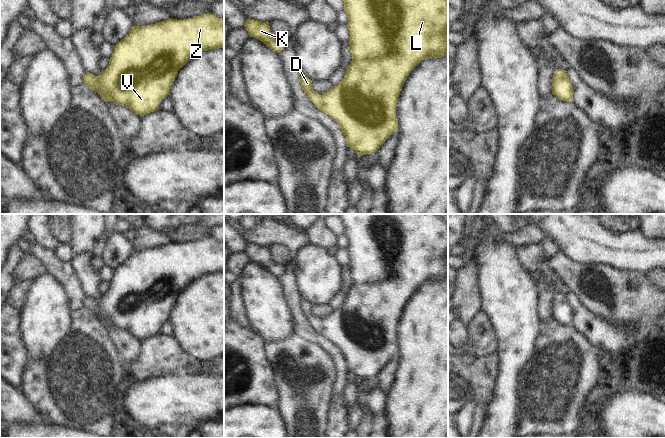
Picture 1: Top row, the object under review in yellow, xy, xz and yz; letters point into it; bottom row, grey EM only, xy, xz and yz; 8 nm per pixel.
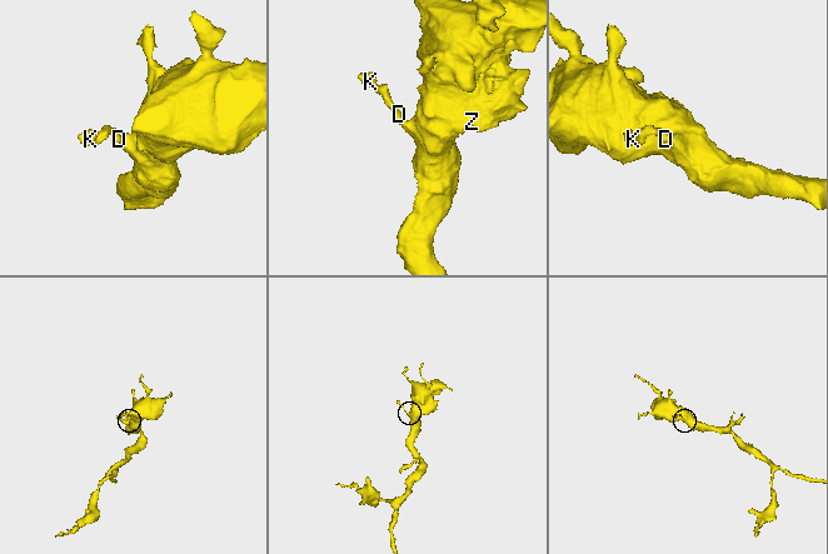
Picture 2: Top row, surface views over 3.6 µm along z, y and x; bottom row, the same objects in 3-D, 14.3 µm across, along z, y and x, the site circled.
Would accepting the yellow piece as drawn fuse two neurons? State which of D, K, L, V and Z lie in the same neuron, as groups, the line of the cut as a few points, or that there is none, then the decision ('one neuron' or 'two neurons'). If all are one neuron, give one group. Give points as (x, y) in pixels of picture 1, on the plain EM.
D K L V Z | no cut | one neuron

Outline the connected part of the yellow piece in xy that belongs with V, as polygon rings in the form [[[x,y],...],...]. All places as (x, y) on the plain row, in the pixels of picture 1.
[[[210,237],[193,242],[177,244],[169,242],[147,250],[132,250],[127,260],[114,270],[109,289],[96,301],[86,296],[83,307],[97,316],[104,325],[125,330],[140,341],[159,333],[160,327],[170,319],[170,313],[178,295],[200,276],[224,271],[224,243]]]

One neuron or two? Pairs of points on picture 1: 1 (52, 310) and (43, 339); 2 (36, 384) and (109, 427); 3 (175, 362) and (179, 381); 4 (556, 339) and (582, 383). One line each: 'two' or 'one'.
1: one
2: one
3: two
4: one

